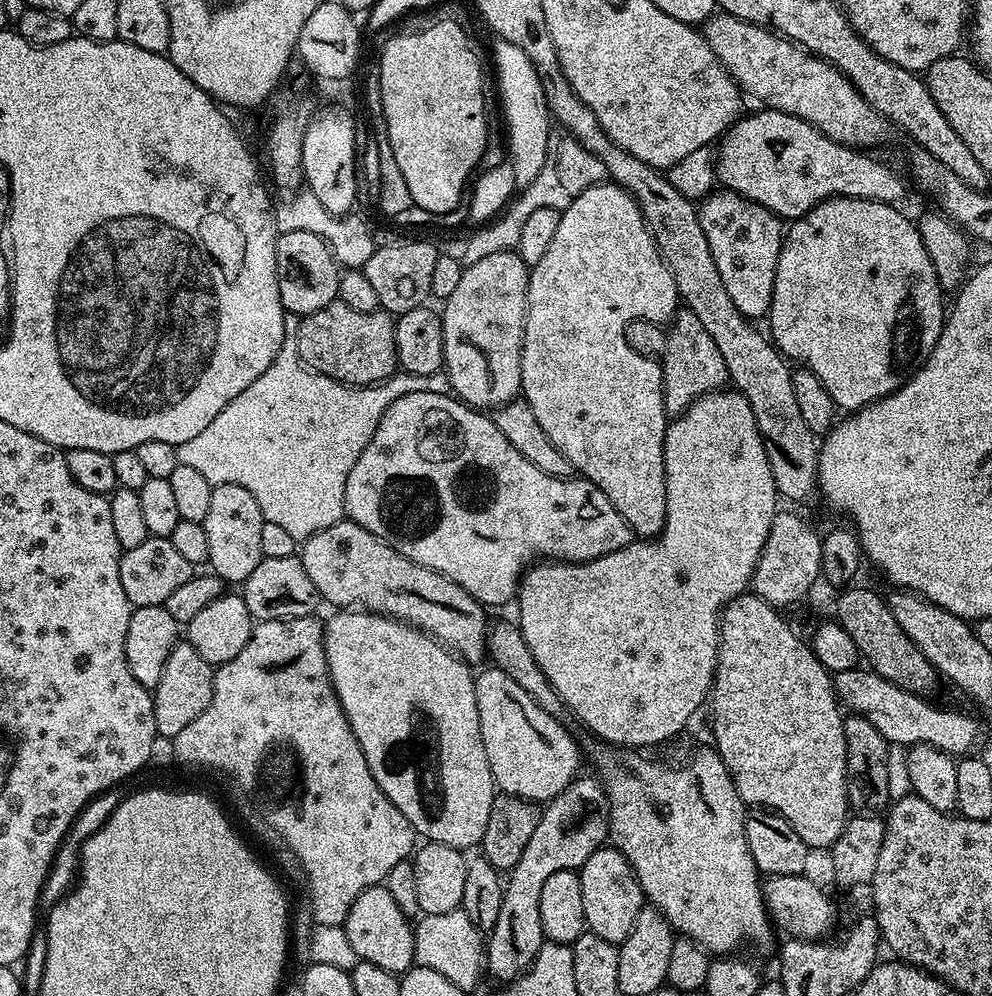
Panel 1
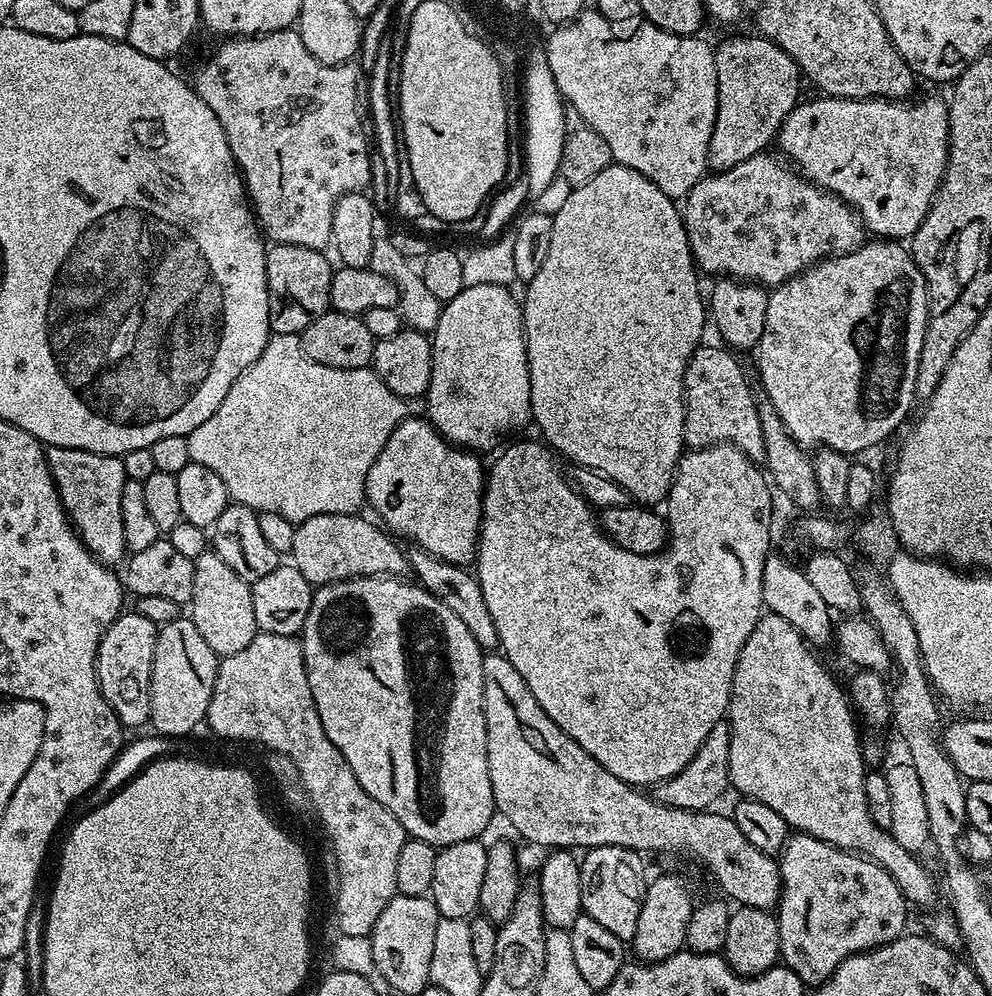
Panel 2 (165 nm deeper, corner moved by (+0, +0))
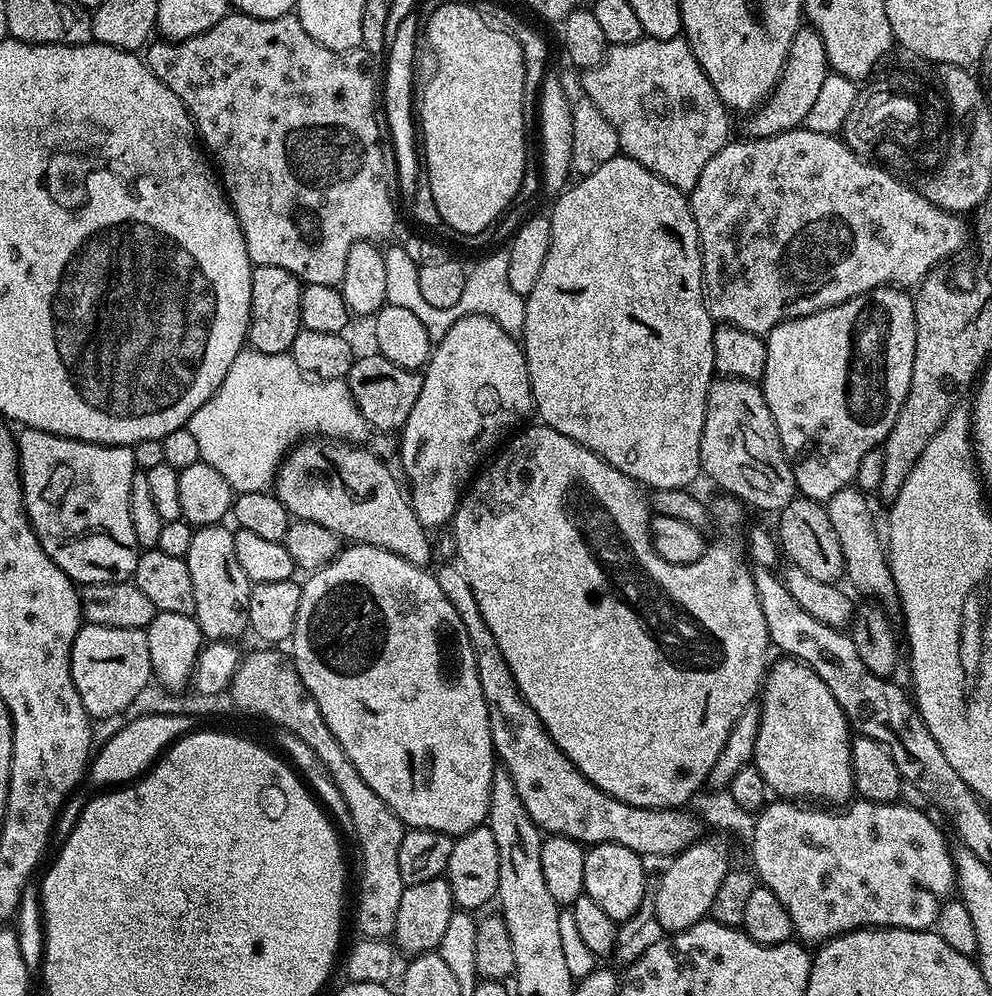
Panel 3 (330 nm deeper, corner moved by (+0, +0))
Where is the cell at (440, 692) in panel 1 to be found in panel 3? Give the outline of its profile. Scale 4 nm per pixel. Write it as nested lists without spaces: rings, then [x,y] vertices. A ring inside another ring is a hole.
[[[353,543],[339,552],[331,564],[315,569],[309,576],[312,577],[302,584],[298,618],[290,641],[290,659],[306,690],[310,690],[314,702],[318,702],[318,710],[322,710],[322,718],[326,718],[330,734],[338,738],[342,750],[346,750],[346,758],[354,762],[354,770],[366,778],[366,786],[370,786],[370,790],[374,790],[374,794],[378,794],[400,823],[408,828],[438,830],[455,838],[481,827],[488,818],[492,772],[498,766],[498,757],[492,746],[486,698],[482,698],[482,682],[478,682],[476,659],[470,638],[466,638],[466,626],[462,626],[458,610],[454,610],[446,594],[442,594],[442,586],[438,586],[435,575],[427,567],[406,562],[406,558],[398,558],[398,554],[390,554],[390,550]]]

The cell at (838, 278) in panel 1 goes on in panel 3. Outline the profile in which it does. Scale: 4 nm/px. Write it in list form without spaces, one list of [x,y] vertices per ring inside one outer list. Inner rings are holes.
[[[895,286],[875,288],[869,292],[855,296],[844,304],[835,304],[829,308],[818,310],[814,314],[795,316],[793,320],[783,320],[778,326],[774,326],[772,332],[766,336],[766,370],[762,387],[766,406],[770,406],[770,414],[776,423],[776,429],[780,435],[780,441],[784,447],[784,453],[788,463],[792,465],[792,473],[796,479],[796,487],[801,497],[827,502],[838,490],[849,487],[852,480],[860,472],[864,459],[872,451],[883,445],[885,438],[890,434],[898,414],[902,410],[902,402],[910,390],[910,374],[914,370],[914,342],[916,341],[916,327],[914,326],[914,300],[905,289]]]

